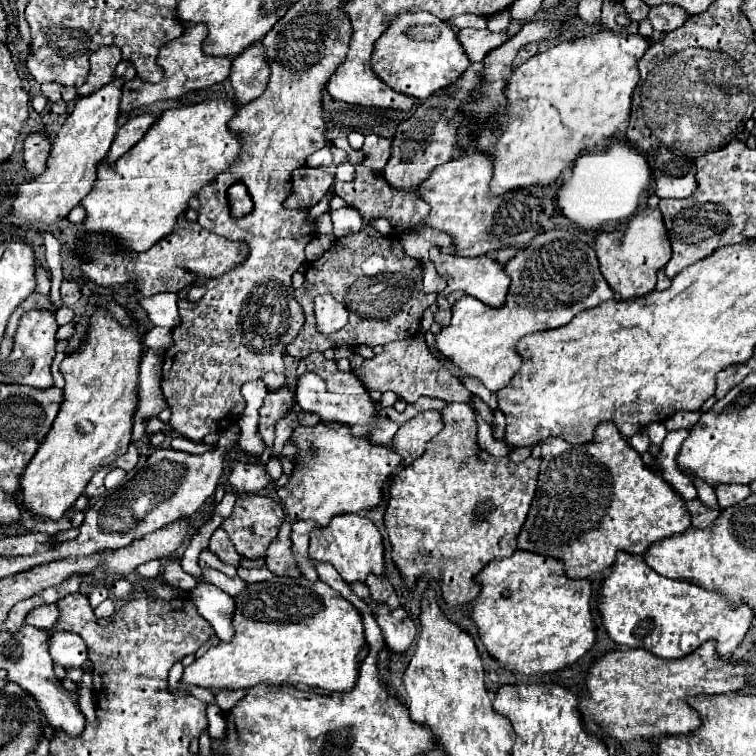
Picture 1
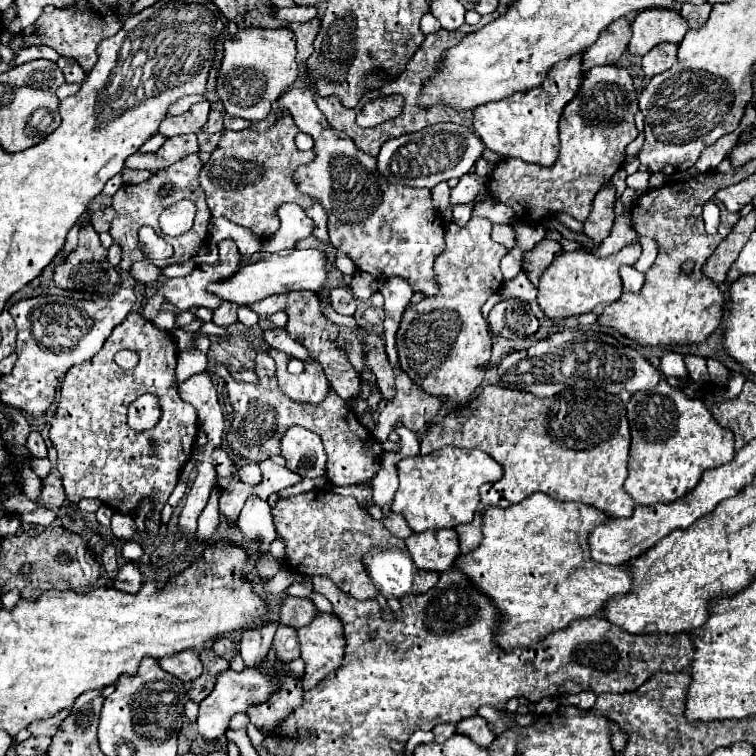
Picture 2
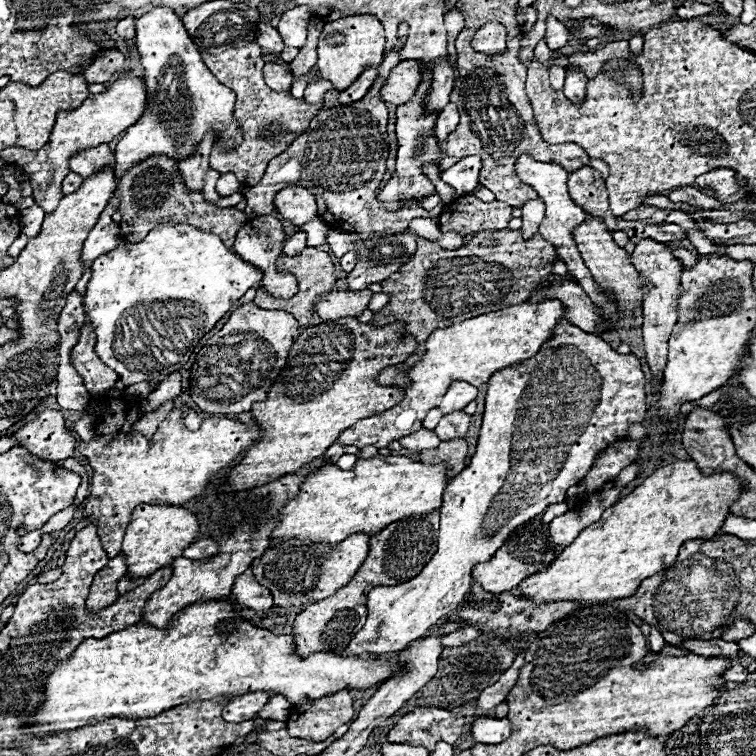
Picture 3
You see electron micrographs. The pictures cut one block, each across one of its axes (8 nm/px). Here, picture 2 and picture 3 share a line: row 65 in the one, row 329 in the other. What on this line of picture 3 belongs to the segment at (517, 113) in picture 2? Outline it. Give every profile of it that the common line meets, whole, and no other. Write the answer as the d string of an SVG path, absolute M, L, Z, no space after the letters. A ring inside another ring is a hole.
M560 320L552 340L534 358L502 368L490 376L476 454L444 490L436 554L412 580L398 586L376 586L368 592L366 624L350 640L344 654L398 654L414 640L426 636L436 622L446 620L446 614L462 602L472 584L472 568L488 562L518 526L542 514L550 504L564 502L566 490L586 478L600 452L620 442L632 424L644 422L644 416L646 394L640 360L634 354L618 354L600 336L586 334L578 326ZM522 394L524 402L520 402ZM502 486L506 486L506 496L498 496Z

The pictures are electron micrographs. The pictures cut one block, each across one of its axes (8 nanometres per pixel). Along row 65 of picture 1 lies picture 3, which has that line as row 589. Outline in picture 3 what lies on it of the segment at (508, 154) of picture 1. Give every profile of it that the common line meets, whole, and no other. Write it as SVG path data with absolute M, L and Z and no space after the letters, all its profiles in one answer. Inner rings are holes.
M680 460L658 468L652 476L648 476L640 486L634 488L628 496L620 498L614 506L610 506L602 518L580 532L580 536L562 550L562 554L554 560L554 564L526 578L518 588L522 596L532 602L550 602L550 600L582 600L582 602L606 602L632 596L644 578L658 574L660 570L670 568L676 562L678 550L686 540L700 538L710 540L722 528L722 522L730 514L730 502L738 500L744 492L744 484L736 474L722 472L704 476L694 460Z

